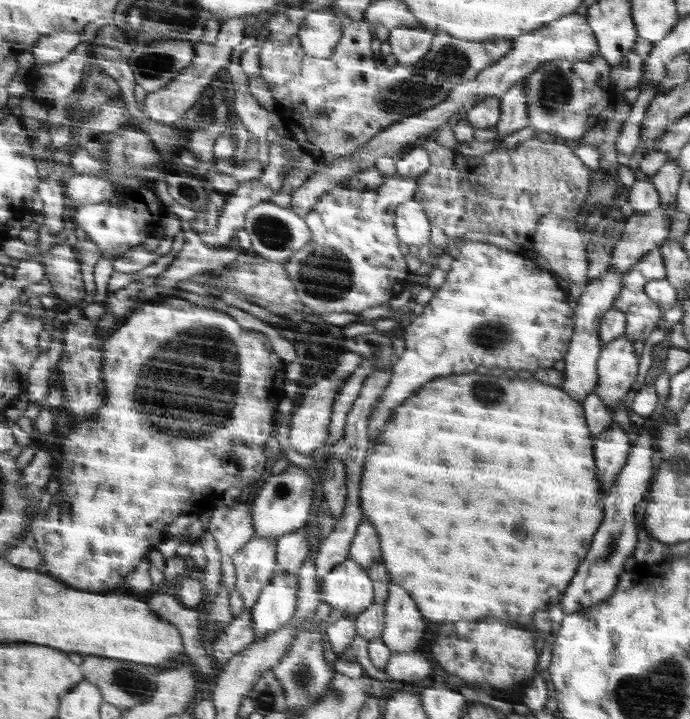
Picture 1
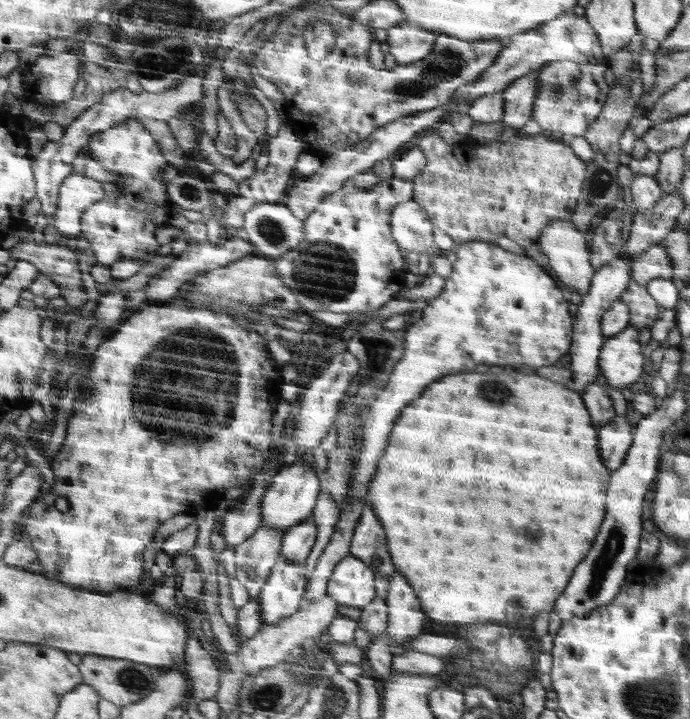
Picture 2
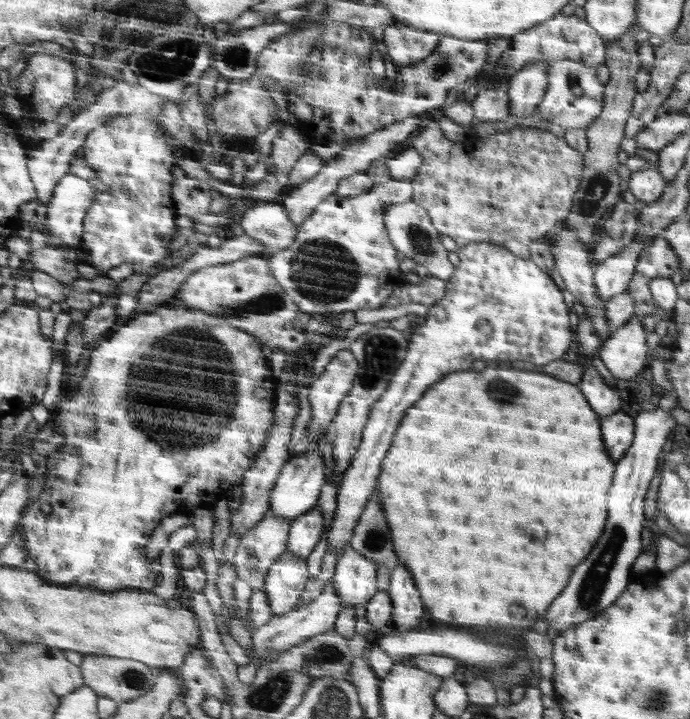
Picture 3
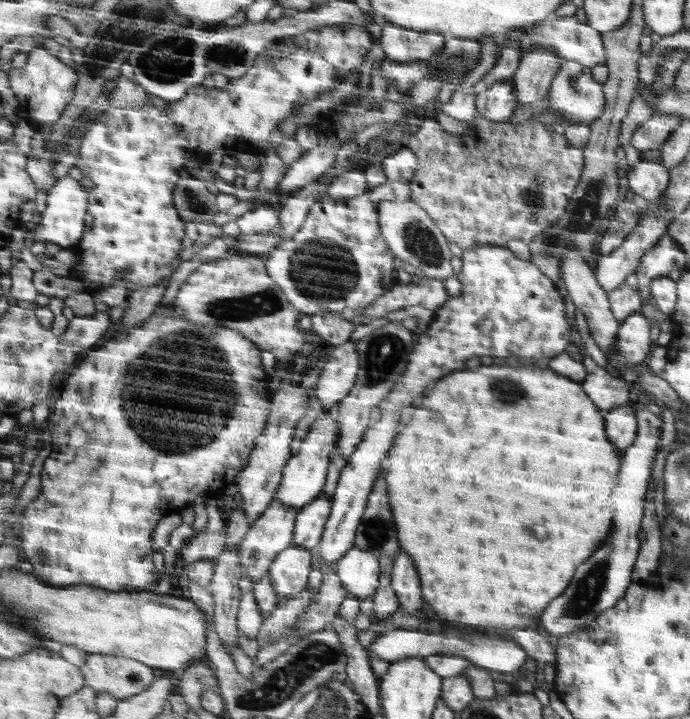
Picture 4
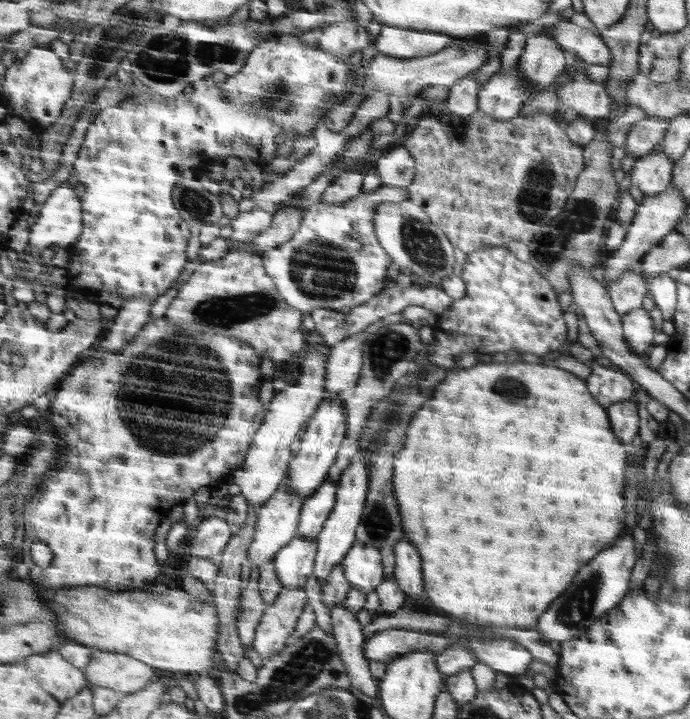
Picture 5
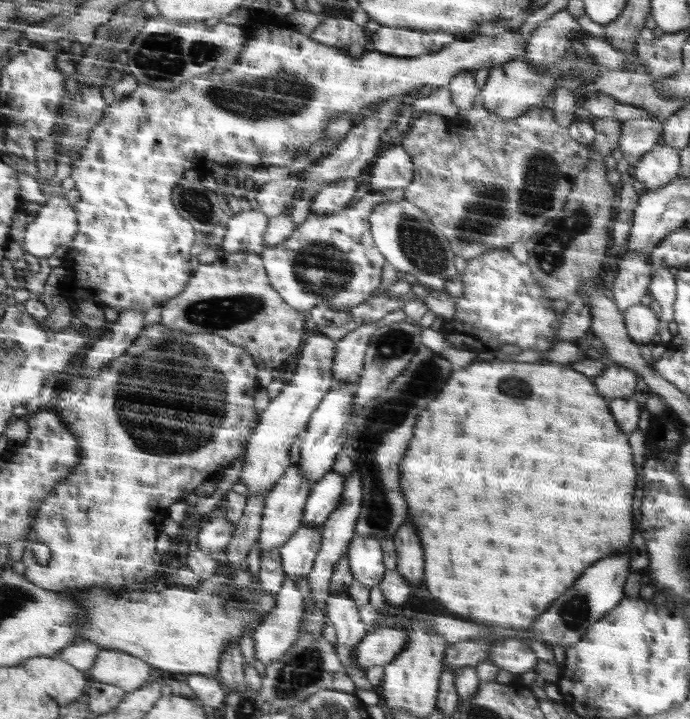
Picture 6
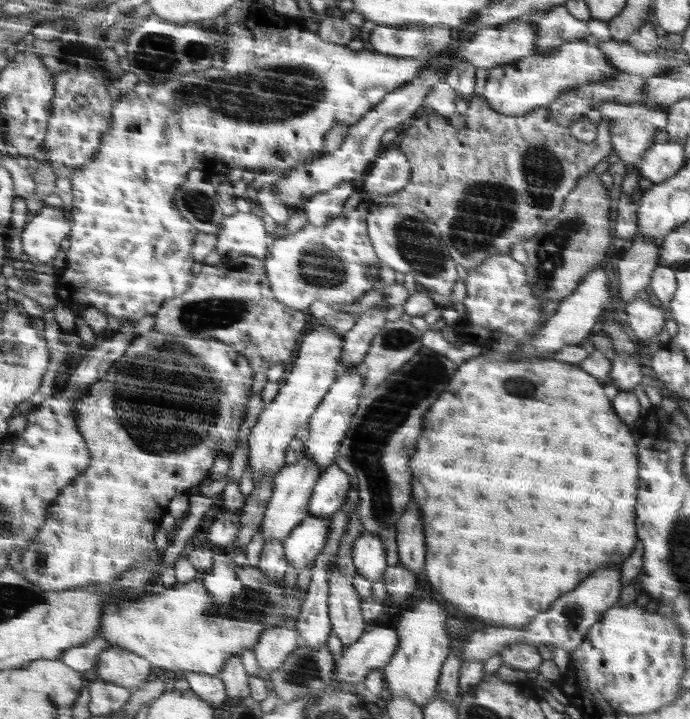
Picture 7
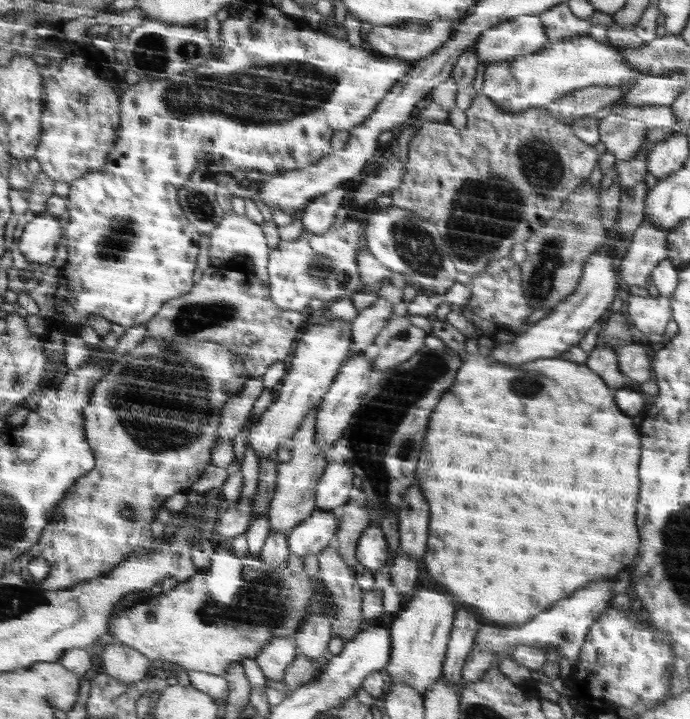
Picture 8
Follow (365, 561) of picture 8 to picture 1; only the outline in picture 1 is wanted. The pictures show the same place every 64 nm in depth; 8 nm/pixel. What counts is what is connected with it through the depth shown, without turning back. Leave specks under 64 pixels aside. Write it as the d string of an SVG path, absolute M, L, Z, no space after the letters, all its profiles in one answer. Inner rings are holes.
M347 559L322 579L320 594L332 609L359 615L374 603L374 582L361 564Z

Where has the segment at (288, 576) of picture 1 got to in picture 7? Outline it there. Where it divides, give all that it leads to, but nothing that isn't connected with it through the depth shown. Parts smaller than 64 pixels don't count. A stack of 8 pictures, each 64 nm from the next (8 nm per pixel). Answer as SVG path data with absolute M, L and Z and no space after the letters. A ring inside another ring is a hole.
M308 516L283 540L284 553L296 574L304 571L325 548L330 533L330 518Z

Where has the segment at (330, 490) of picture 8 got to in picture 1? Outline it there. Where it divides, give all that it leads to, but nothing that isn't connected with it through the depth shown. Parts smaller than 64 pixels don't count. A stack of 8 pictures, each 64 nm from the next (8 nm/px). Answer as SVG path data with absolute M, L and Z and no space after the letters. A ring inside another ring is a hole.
M302 527L284 536L277 542L277 566L285 572L296 573L309 558L310 537L308 529Z

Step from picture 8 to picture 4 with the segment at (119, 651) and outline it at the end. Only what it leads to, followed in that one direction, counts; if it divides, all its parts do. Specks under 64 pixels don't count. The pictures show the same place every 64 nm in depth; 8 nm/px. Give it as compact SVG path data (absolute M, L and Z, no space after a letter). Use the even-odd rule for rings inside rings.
M90 653L88 662L81 669L87 678L87 686L98 693L113 694L118 700L143 693L155 681L155 668L122 655Z

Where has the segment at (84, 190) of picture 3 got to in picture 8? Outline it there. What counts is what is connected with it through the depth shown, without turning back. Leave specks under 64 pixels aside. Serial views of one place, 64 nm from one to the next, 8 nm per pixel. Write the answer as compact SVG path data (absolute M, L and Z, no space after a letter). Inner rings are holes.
M38 214L26 224L24 238L22 238L22 252L28 260L48 264L56 258L58 242L66 234L68 228L65 217L58 218L53 214Z

